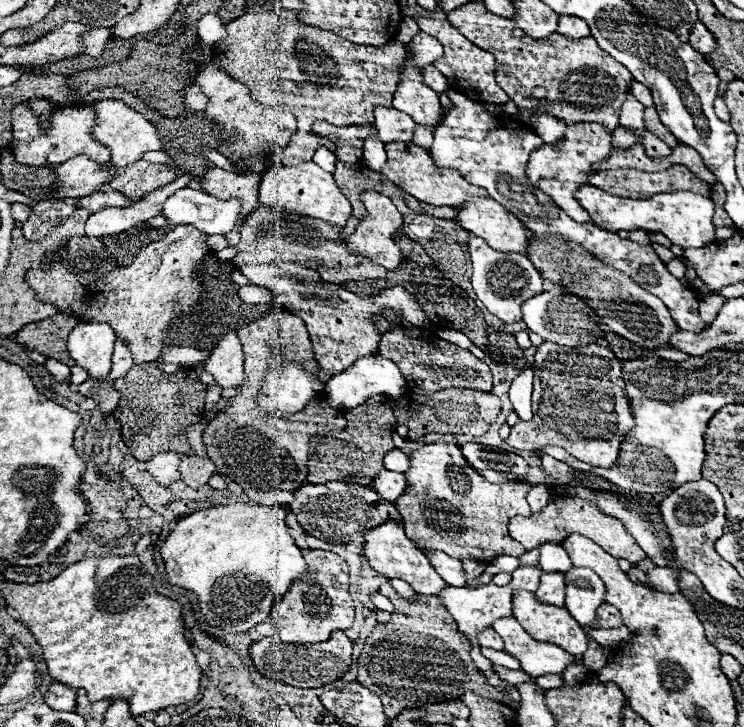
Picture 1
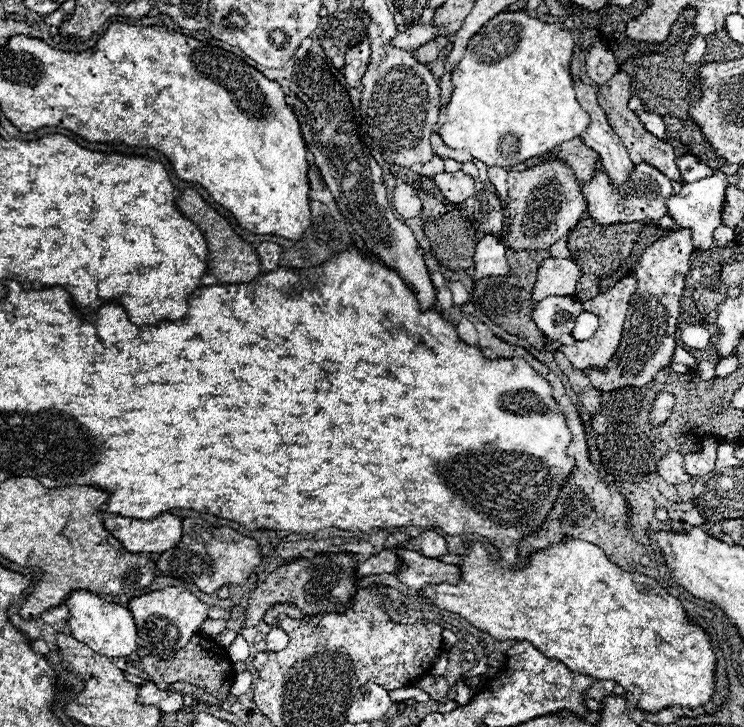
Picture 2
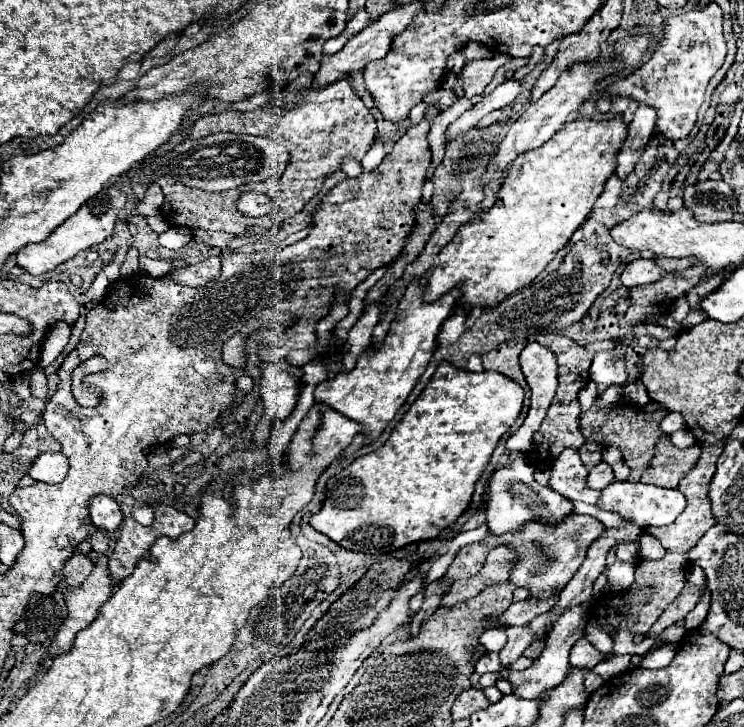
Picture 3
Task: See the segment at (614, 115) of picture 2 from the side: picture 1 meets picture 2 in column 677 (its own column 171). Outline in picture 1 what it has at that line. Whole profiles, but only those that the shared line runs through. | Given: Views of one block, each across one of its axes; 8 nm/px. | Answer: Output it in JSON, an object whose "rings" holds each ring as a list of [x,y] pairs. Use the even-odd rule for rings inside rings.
{"rings":[[[136,162],[132,166],[126,166],[120,174],[116,174],[110,182],[110,188],[138,200],[138,198],[144,198],[146,194],[166,186],[176,176],[178,176],[178,166]]]}

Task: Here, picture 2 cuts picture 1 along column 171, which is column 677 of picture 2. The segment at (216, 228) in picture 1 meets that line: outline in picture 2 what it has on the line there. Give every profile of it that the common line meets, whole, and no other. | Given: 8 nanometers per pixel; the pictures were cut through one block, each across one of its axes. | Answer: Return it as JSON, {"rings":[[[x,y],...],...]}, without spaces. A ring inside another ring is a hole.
{"rings":[[[716,170],[712,176],[706,176],[698,182],[684,184],[682,192],[678,196],[670,196],[666,200],[668,214],[676,220],[678,226],[688,228],[692,232],[693,244],[697,250],[710,250],[713,247],[712,232],[722,224],[722,208],[724,208],[724,196],[726,196],[726,174]]]}

